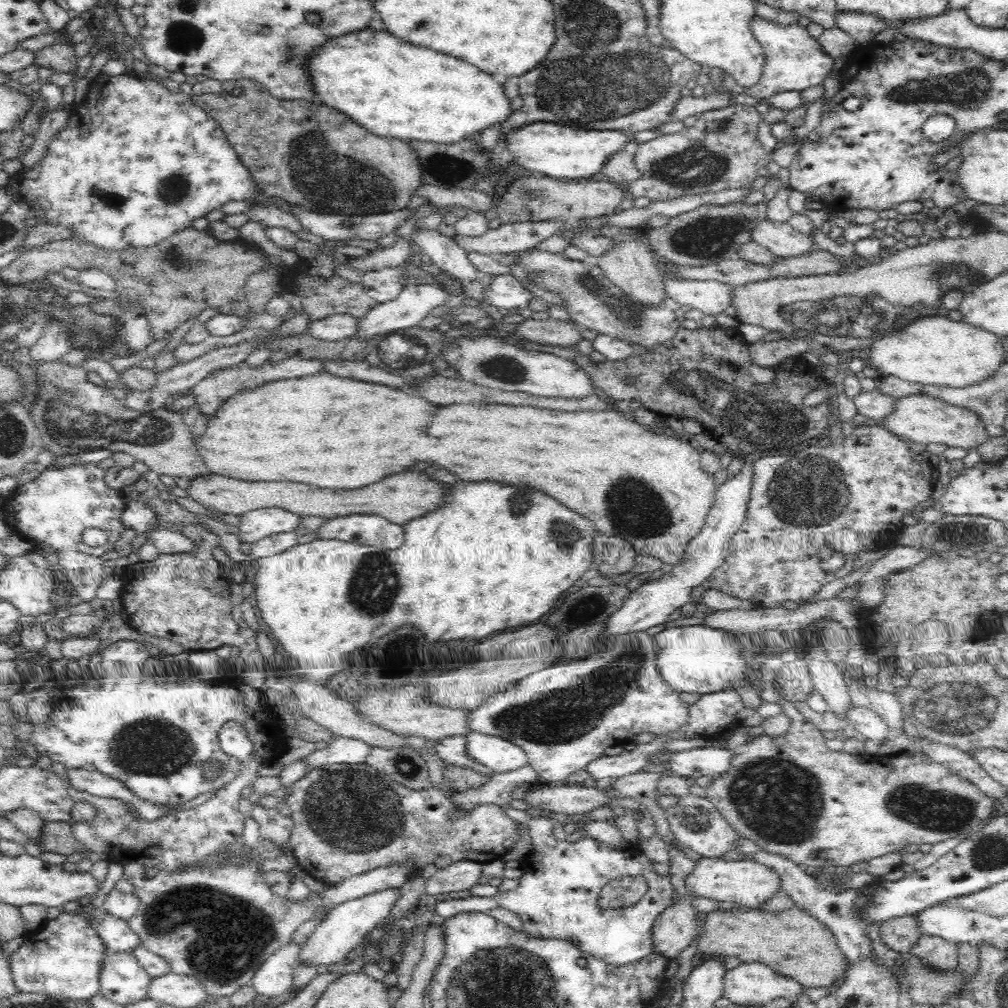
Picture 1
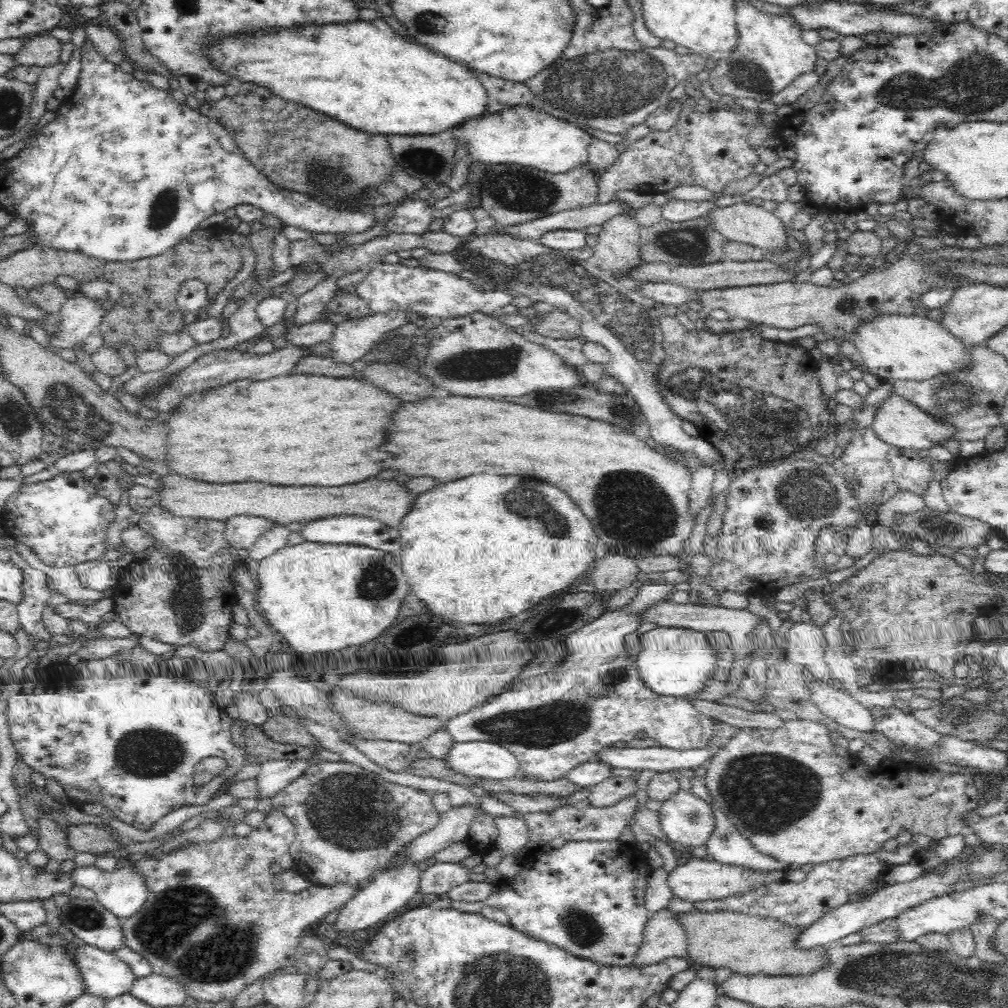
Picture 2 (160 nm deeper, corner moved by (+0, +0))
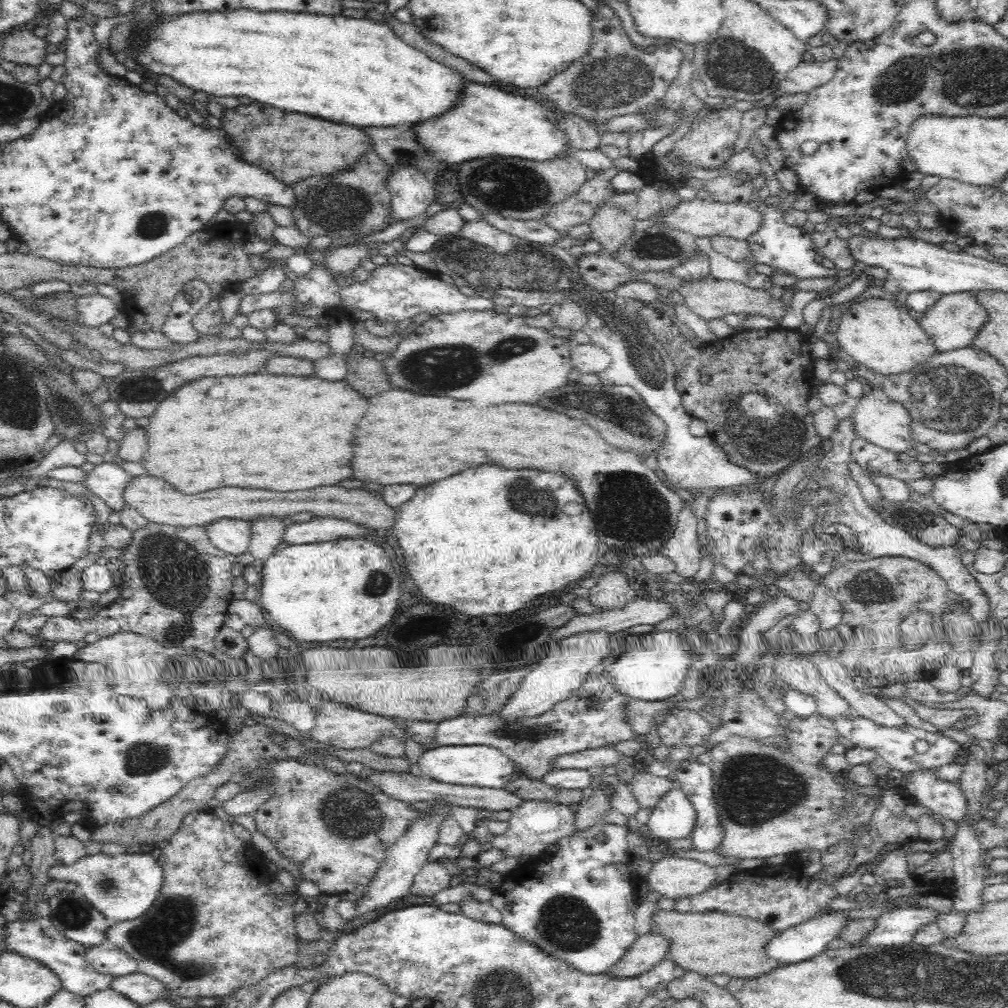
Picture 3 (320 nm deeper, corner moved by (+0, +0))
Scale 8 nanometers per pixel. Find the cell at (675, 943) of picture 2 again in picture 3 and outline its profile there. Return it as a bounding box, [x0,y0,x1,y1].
[604,933,668,978]

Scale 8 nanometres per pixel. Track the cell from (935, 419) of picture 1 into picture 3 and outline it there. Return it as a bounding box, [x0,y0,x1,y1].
[851,389,914,453]

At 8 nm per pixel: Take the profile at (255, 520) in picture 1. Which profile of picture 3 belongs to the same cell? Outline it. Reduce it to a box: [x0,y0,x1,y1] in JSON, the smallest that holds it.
[204,519,250,556]

